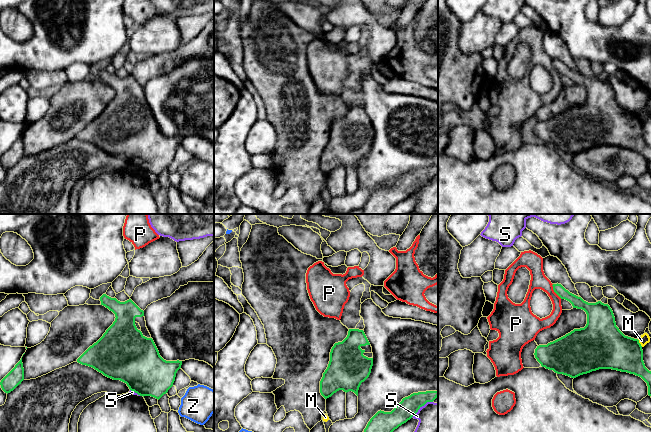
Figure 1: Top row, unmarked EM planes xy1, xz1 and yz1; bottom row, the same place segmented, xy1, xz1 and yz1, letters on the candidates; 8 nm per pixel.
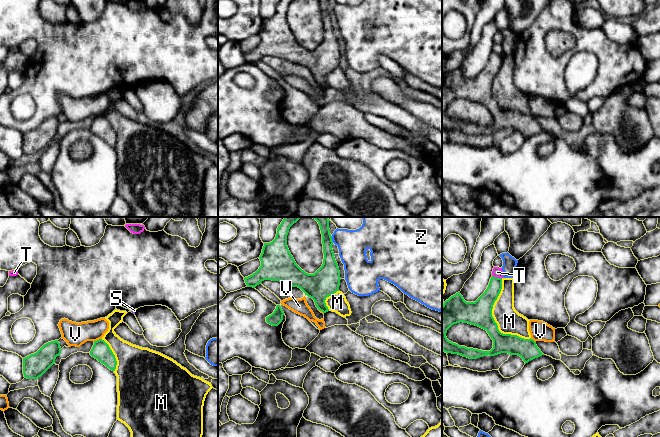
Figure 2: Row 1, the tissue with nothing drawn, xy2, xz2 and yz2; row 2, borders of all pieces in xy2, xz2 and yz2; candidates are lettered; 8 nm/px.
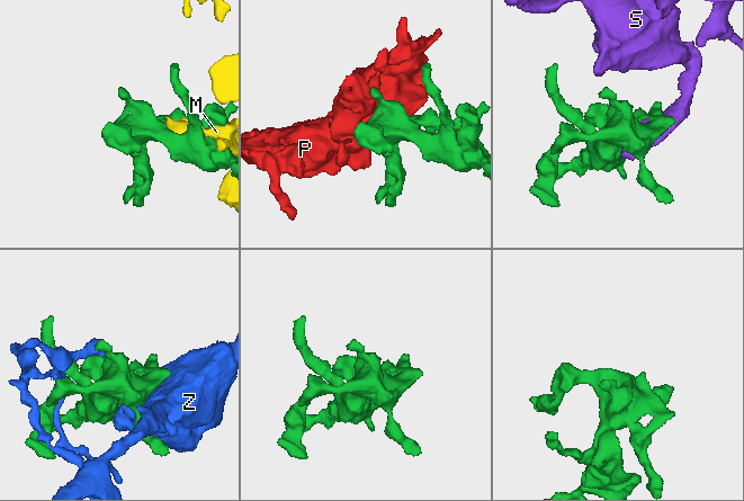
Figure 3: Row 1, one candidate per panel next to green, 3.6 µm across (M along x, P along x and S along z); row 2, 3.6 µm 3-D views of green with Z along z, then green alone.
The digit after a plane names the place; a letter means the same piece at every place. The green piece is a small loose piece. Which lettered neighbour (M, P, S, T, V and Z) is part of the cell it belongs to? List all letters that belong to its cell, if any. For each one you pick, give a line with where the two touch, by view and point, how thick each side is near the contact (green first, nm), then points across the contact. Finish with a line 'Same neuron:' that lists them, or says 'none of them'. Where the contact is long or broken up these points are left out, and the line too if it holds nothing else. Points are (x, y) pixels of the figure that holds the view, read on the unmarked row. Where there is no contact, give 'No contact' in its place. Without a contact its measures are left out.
P: Touches green at yz1 (554, 67). Thickness 100 nm (green) against 130 nm
Same neuron: P

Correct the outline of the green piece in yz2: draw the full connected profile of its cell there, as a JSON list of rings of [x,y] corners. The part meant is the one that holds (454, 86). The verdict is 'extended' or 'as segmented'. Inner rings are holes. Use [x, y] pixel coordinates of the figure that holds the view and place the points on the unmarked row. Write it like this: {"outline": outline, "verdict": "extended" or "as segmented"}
{"outline": [[[492,52],[487,65],[475,78],[466,78],[460,68],[444,78],[442,81],[442,126],[444,128],[458,130],[469,135],[508,129],[520,132],[525,140],[544,131],[533,115],[524,115],[499,107],[492,92],[492,85],[501,65],[502,55]],[[460,98],[486,106],[493,116],[493,124],[490,127],[482,127],[459,122],[449,117],[446,113],[447,106]]], "verdict": "as segmented"}

